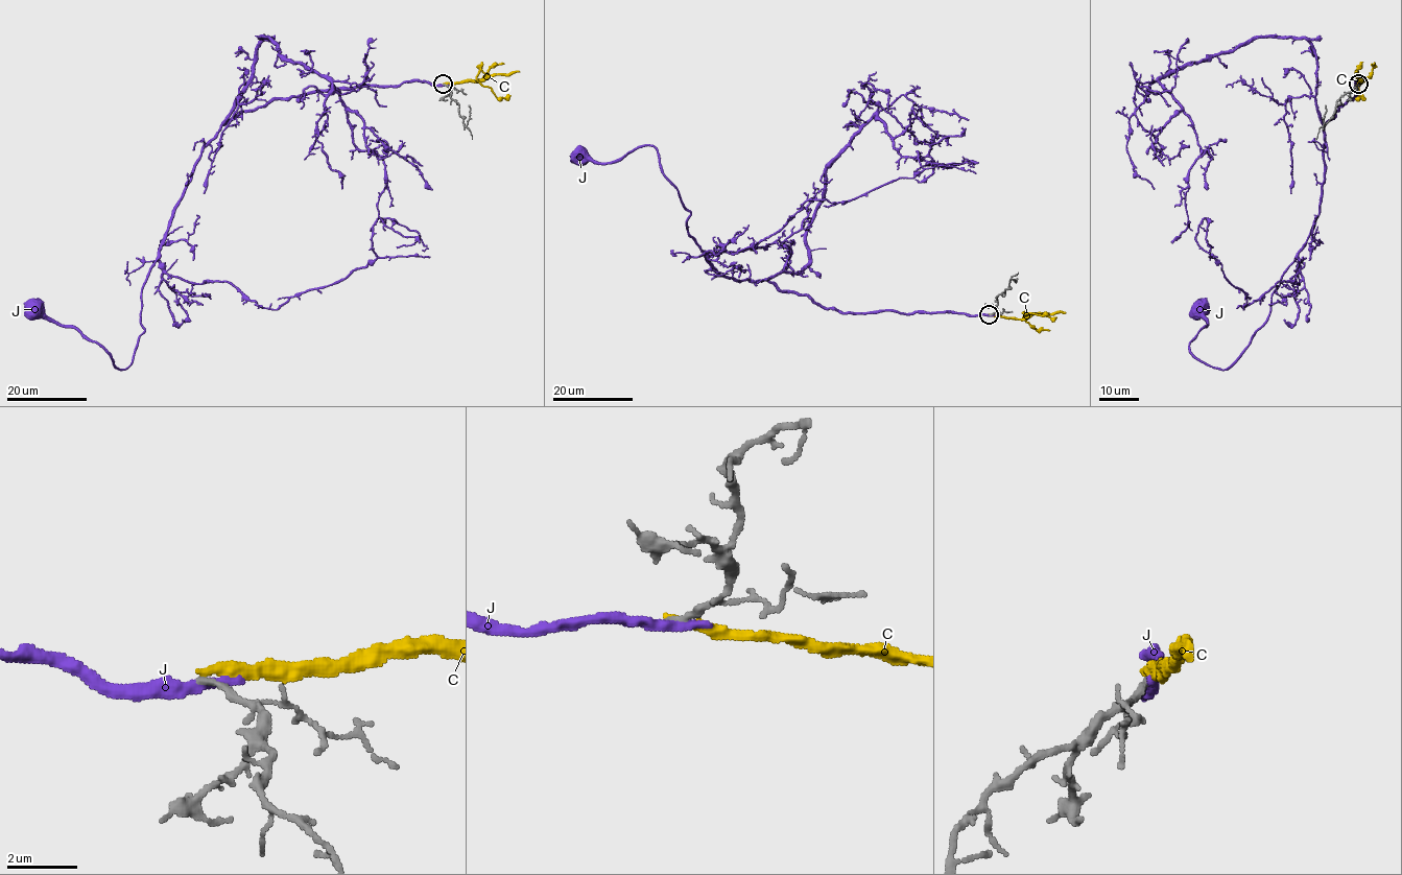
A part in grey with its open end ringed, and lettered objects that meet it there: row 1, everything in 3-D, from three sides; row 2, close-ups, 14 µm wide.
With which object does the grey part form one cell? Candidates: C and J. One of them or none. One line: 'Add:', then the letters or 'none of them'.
Add: none of them

